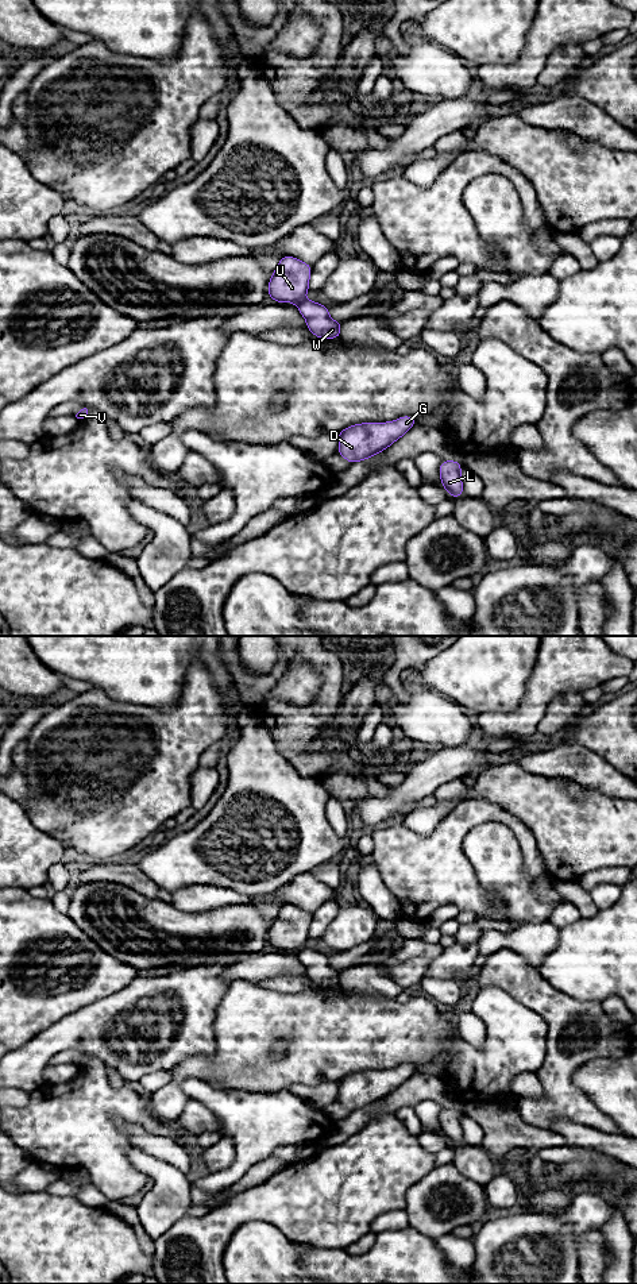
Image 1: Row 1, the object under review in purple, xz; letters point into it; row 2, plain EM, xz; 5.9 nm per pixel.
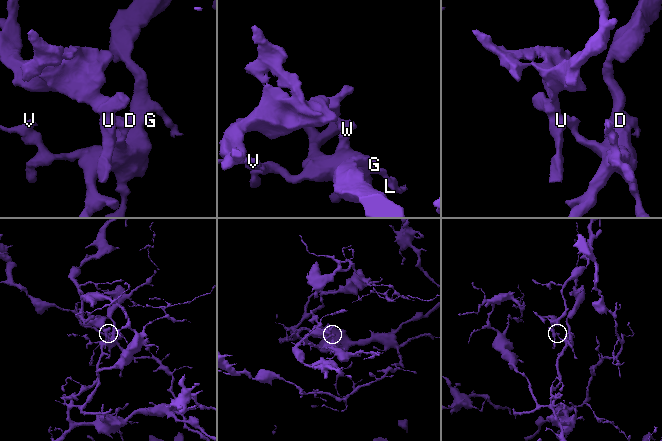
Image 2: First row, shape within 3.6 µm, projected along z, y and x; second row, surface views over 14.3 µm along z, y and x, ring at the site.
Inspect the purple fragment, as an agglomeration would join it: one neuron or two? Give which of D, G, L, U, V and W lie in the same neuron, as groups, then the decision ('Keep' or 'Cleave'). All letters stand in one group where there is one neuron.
Groups: D G L V W / U. Cleave

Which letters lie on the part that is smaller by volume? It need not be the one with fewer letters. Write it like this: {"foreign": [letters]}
{"foreign": ["U"]}

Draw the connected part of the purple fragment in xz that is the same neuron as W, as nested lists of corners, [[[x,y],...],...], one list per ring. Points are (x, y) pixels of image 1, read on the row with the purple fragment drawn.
[[[302,300],[296,304],[302,317],[306,320],[306,328],[318,339],[339,339],[341,323],[332,320],[328,306]]]

